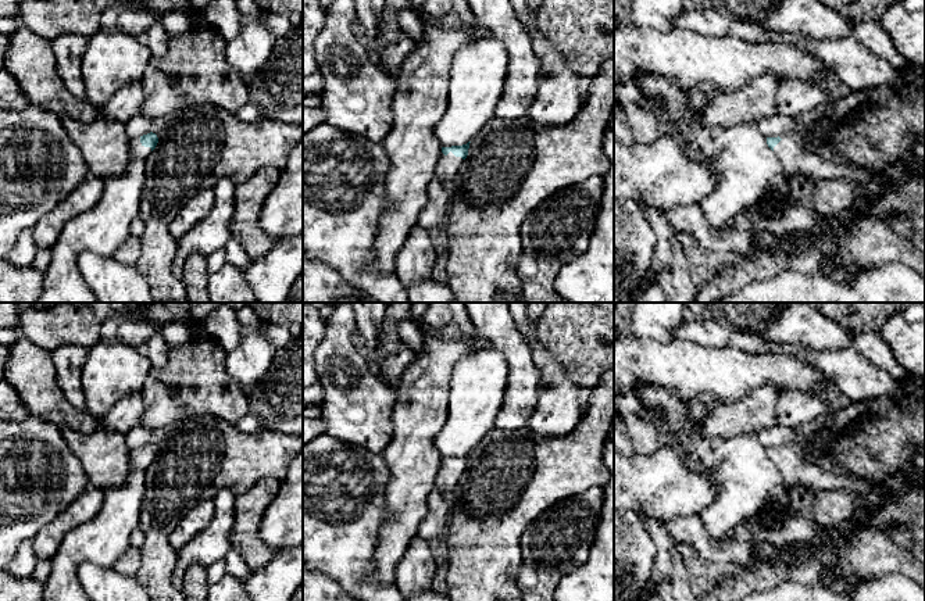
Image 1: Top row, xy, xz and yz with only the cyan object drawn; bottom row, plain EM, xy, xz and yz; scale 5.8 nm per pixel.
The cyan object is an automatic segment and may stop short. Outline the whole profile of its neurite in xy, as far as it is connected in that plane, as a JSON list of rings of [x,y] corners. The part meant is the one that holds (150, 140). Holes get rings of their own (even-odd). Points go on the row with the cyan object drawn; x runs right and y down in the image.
[[[150,132],[140,137],[129,139],[129,154],[131,160],[144,158],[150,151],[156,149],[158,137],[156,133]]]

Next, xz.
[[[471,142],[462,146],[442,147],[442,154],[435,169],[435,176],[440,179],[447,187],[451,186],[457,171],[467,158],[469,143]]]

